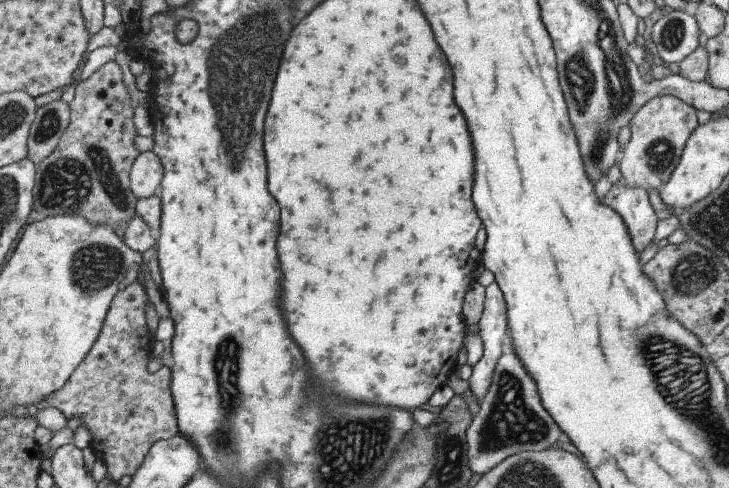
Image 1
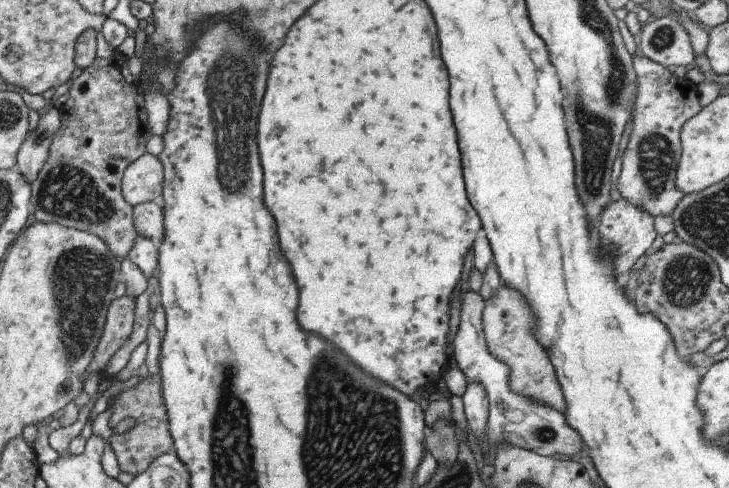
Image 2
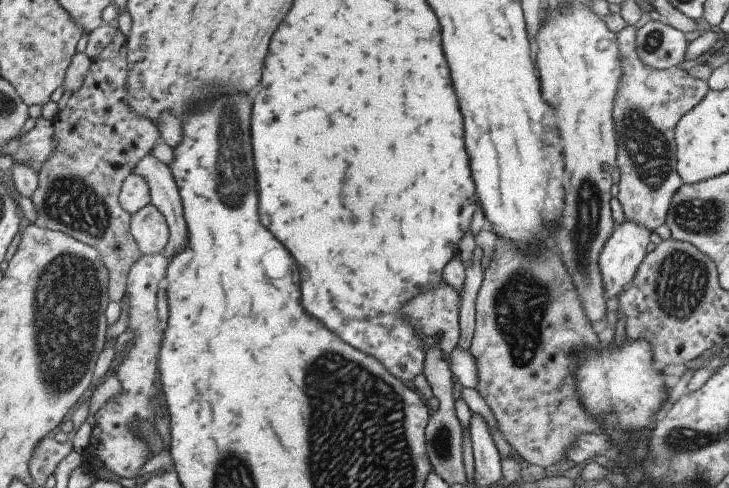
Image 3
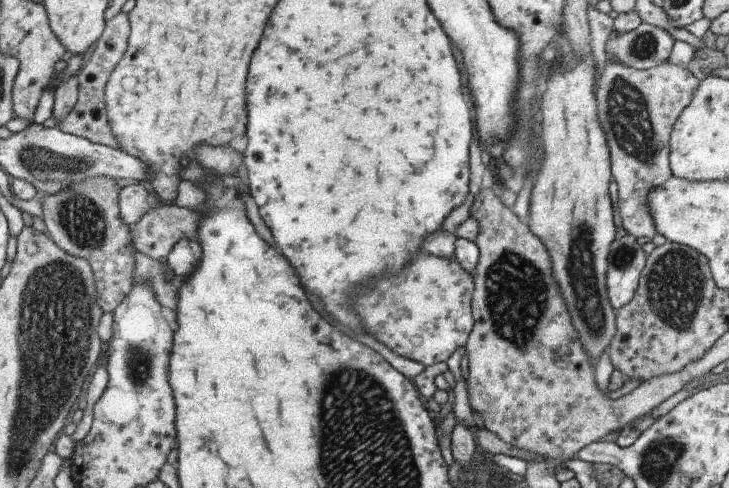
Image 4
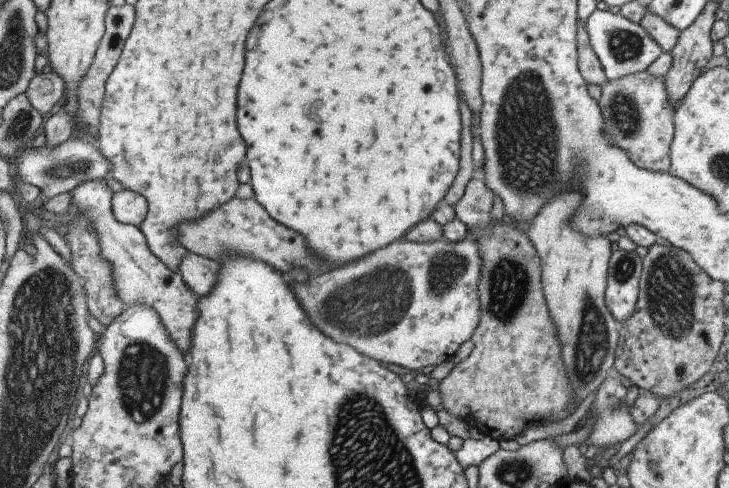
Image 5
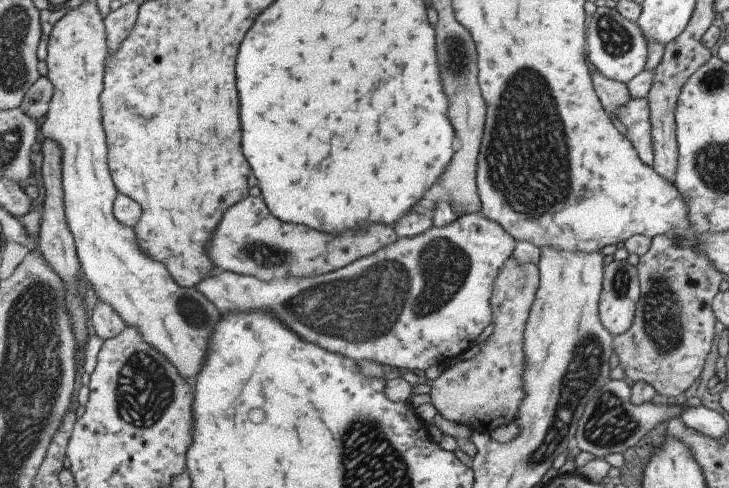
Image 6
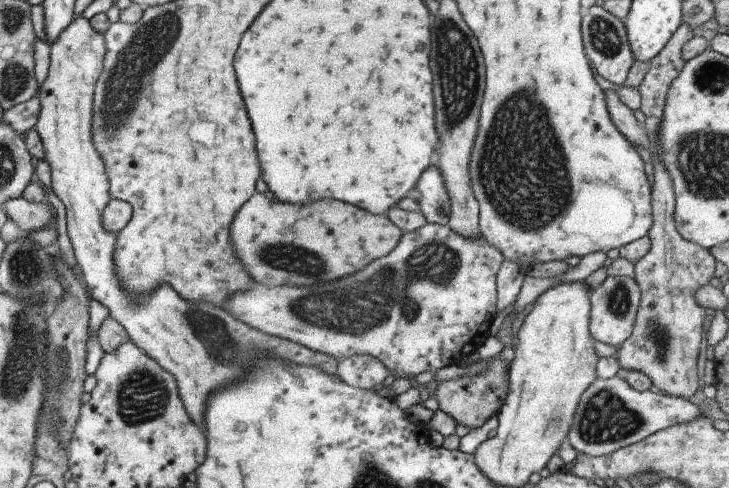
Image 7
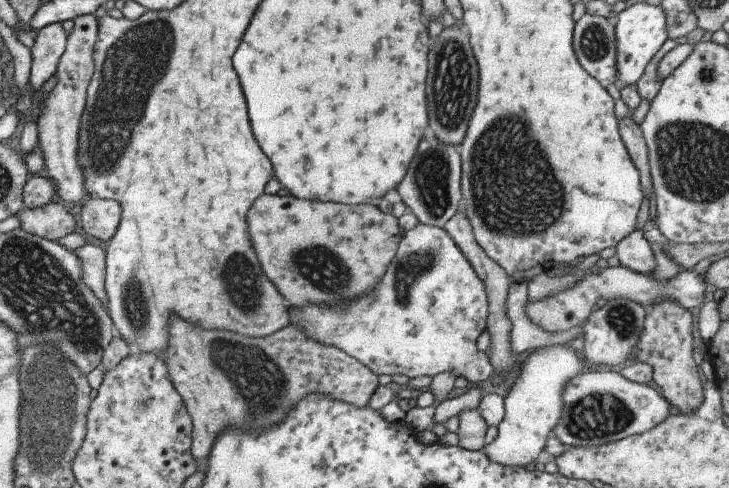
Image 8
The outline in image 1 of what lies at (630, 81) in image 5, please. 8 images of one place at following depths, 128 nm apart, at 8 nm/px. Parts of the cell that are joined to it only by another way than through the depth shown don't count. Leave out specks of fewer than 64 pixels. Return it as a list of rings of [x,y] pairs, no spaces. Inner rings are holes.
[[[673,95],[654,96],[635,111],[627,124],[629,140],[621,147],[621,155],[617,159],[621,181],[627,187],[659,192],[679,162],[682,148],[691,131],[698,124],[695,111],[691,105]]]

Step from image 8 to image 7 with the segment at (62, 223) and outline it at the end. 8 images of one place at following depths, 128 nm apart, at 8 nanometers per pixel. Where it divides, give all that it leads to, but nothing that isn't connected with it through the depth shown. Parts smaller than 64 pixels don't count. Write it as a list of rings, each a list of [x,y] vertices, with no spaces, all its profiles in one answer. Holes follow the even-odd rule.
[[[22,196],[19,199],[8,200],[2,209],[6,218],[10,218],[23,230],[32,233],[54,225],[55,215],[52,207],[46,202],[28,203]]]

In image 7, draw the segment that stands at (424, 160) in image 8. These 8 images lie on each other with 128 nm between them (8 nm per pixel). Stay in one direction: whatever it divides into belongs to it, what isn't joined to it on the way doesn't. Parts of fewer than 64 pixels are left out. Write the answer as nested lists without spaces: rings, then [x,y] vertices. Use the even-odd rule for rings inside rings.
[[[434,163],[421,172],[414,190],[419,192],[417,204],[420,214],[425,216],[426,223],[446,225],[450,214],[449,196],[443,186],[443,176],[439,174]]]

